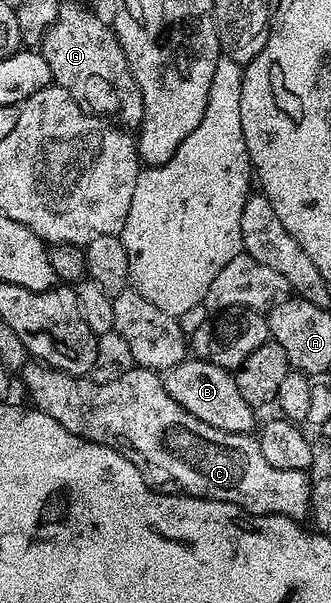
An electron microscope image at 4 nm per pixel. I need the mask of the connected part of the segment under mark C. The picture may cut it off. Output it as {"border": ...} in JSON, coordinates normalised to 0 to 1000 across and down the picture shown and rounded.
{"border":[[[82,600],[57,629],[100,662],[97,675],[166,693],[190,713],[369,750],[453,806],[698,833],[761,856],[864,856],[909,866],[937,854],[949,798],[934,796],[931,781],[843,779],[795,760],[761,721],[698,720],[601,700],[505,653],[495,629],[453,610],[408,607],[372,627],[302,637],[266,624],[181,617],[151,604]]]}

